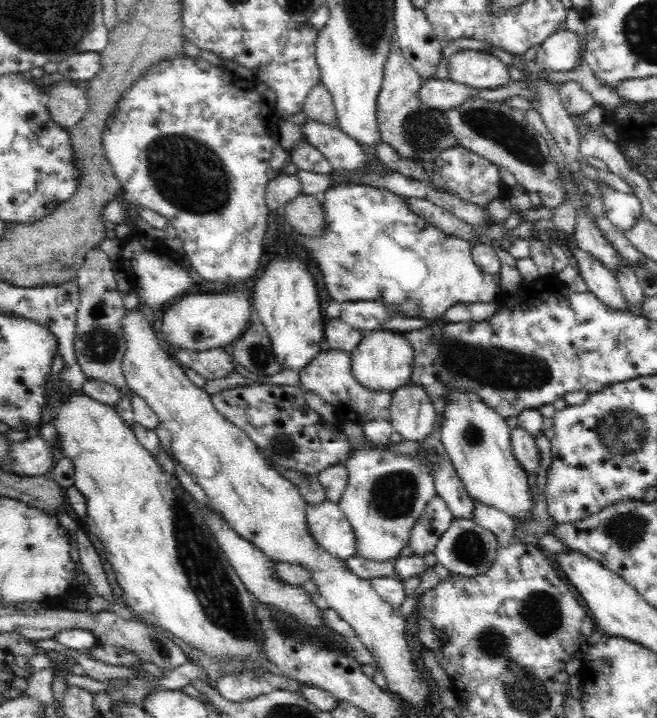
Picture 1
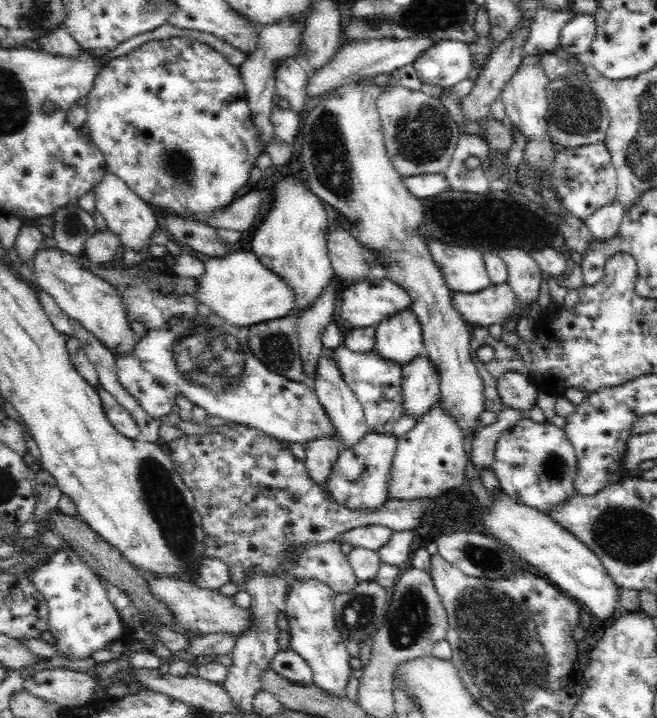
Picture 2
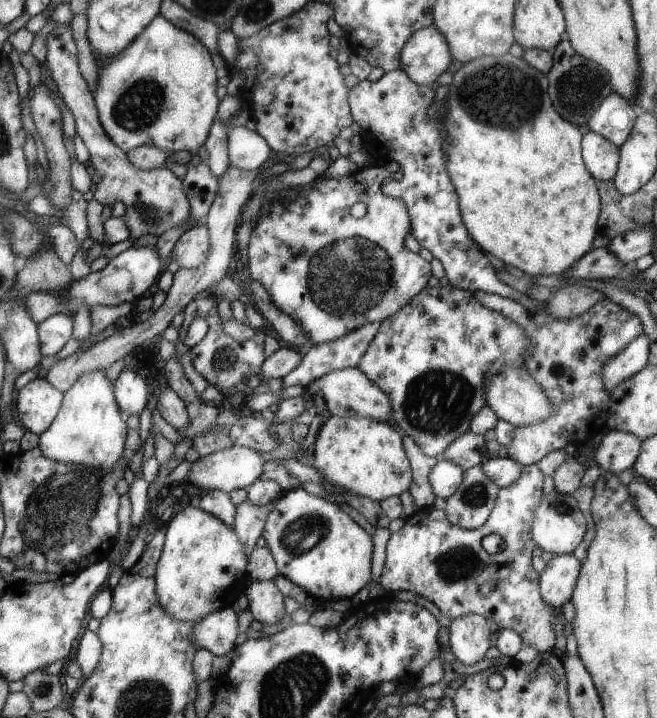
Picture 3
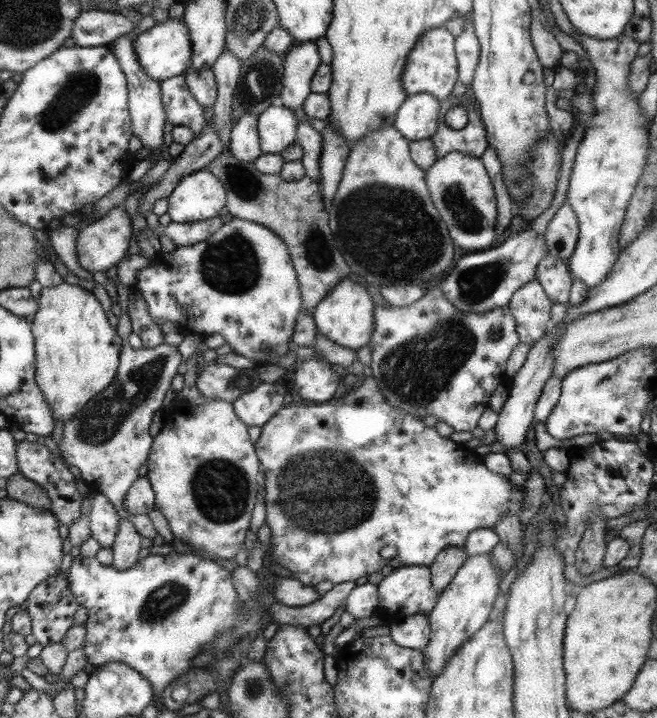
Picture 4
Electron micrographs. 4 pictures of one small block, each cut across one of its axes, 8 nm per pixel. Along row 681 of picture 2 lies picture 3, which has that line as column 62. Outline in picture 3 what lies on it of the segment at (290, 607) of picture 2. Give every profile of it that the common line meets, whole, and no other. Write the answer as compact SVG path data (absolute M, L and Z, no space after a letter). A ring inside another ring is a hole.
M57 313L37 324L43 356L56 355L72 338L73 317L70 313Z

